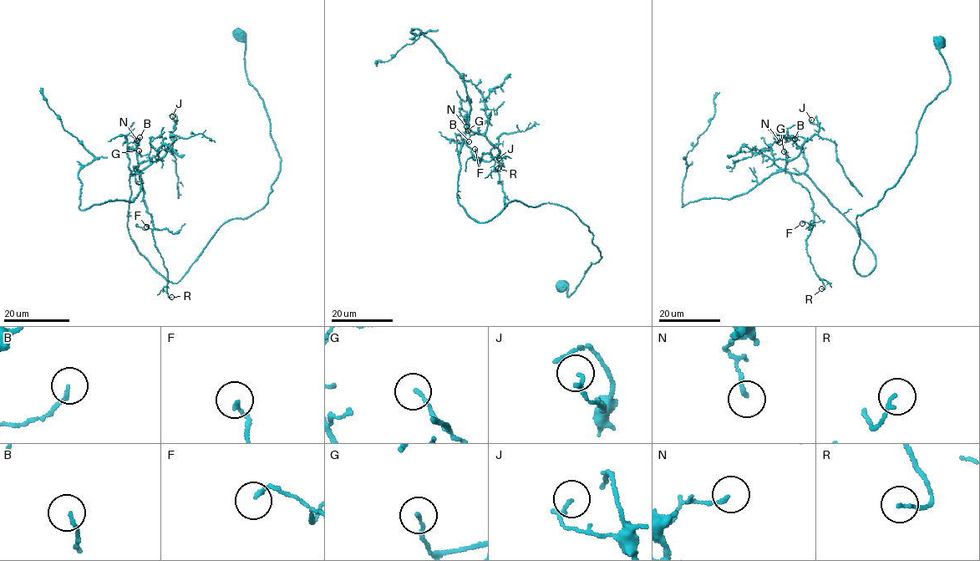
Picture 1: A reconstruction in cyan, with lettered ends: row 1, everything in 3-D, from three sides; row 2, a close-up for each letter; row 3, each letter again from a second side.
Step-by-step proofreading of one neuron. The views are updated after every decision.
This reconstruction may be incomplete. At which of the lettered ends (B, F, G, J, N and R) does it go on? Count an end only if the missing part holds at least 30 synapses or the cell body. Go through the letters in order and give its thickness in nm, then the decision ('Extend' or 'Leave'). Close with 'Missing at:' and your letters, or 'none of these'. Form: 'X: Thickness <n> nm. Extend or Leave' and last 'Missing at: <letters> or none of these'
B: Thickness 130 nm. Leave
F: Thickness 160 nm. Leave
G: Thickness 130 nm. Leave
J: Thickness 130 nm. Leave
N: Thickness 160 nm. Leave
R: Thickness 130 nm. Leave
Missing at: none of these

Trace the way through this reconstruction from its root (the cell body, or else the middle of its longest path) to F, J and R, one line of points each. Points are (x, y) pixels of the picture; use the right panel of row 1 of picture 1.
F: (940, 41), (949, 84), (856, 217), (854, 267), (873, 269), (792, 173), (802, 223)
J: (940, 41), (949, 84), (904, 173), (856, 217), (867, 276), (856, 228), (783, 170), (811, 119)
R: (940, 41), (949, 84), (904, 173), (856, 217), (867, 276), (872, 250), (791, 174), (812, 201), (821, 288)

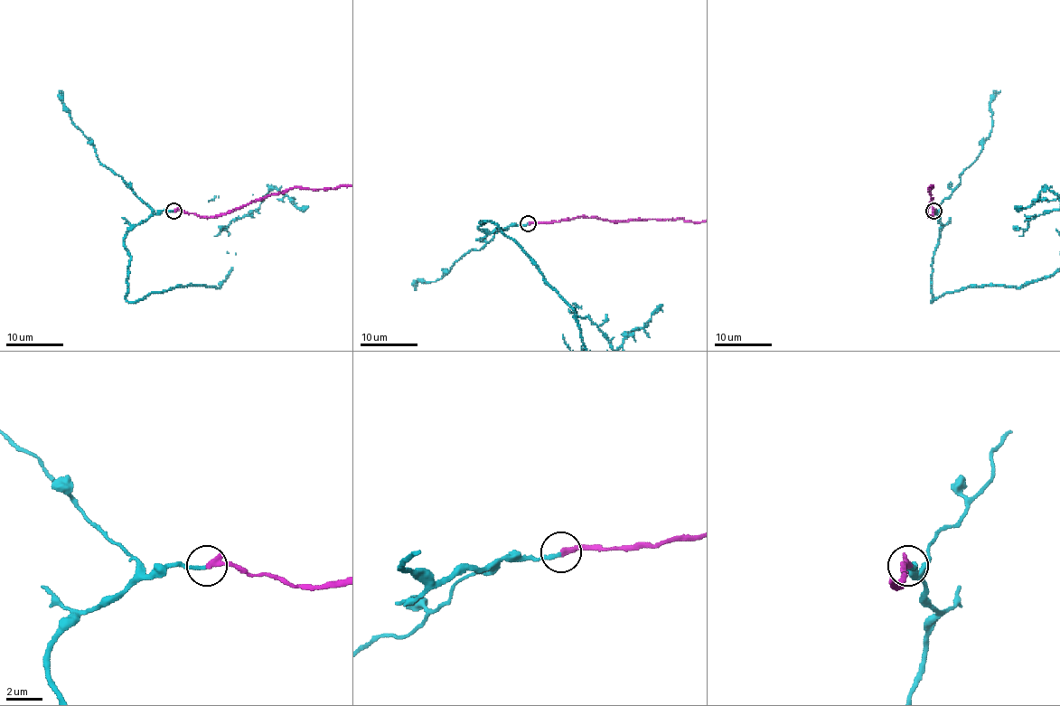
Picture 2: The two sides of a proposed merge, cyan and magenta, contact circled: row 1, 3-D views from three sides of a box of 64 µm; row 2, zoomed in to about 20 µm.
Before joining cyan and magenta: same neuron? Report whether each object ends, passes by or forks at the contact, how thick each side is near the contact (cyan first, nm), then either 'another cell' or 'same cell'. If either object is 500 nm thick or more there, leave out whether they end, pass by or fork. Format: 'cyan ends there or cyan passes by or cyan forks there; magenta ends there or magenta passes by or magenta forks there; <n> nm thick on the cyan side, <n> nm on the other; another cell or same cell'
cyan ends there; magenta ends there; 190 nm thick on the cyan side, 360 nm on the other; same cell

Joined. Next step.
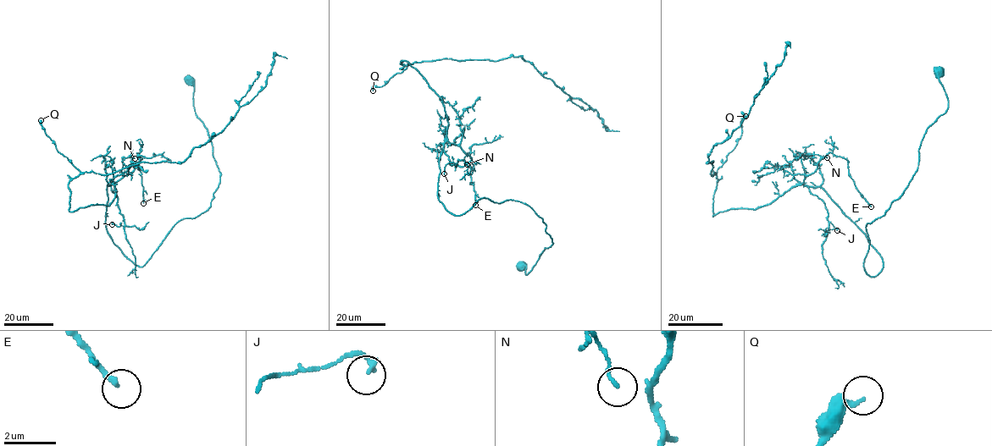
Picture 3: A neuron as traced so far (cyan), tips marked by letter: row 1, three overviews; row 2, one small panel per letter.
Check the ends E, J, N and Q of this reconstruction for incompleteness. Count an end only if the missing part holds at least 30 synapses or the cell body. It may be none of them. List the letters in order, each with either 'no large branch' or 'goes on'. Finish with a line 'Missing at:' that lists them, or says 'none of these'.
E: no large branch
J: no large branch
N: no large branch
Q: no large branch
Missing at: none of these

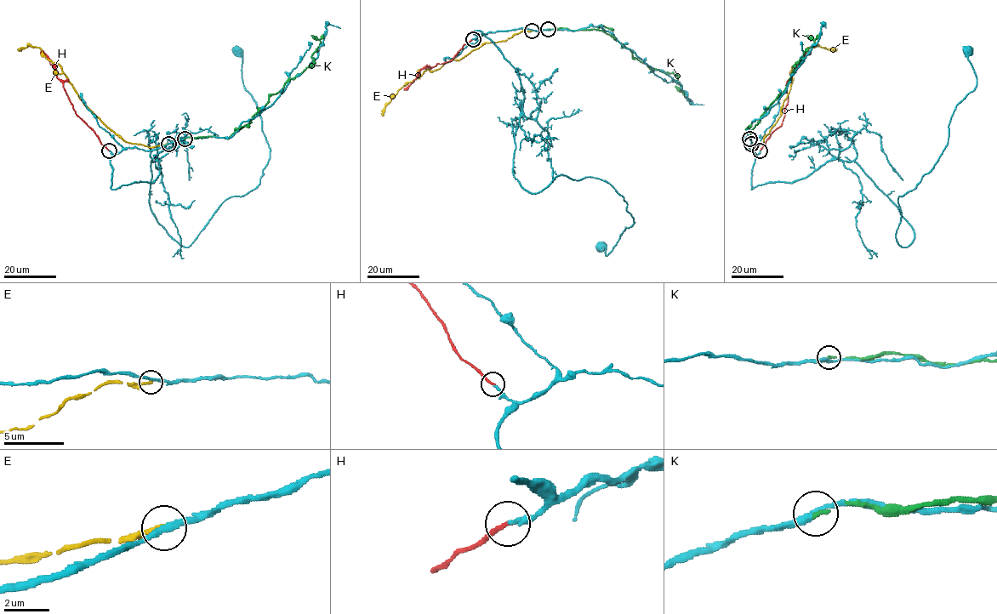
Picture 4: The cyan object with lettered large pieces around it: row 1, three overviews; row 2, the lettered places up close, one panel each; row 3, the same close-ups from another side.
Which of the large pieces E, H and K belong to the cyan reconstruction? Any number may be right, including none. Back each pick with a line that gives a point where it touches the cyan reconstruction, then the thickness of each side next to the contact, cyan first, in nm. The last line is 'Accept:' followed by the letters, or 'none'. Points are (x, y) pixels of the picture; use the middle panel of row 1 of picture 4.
H: Touches cyan at (473, 39). Thickness 190 nm (cyan) against 200 nm
Accept: H

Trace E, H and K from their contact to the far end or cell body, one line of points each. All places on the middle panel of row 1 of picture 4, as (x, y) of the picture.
E: (532, 31), (483, 42), (458, 59), (426, 70), (399, 89), (382, 116)
H: (472, 39), (449, 61), (433, 67), (425, 65), (403, 89)
K: (548, 29), (597, 29), (612, 36), (649, 68), (673, 73), (684, 94), (675, 87)

